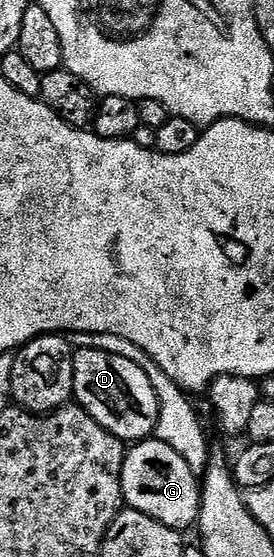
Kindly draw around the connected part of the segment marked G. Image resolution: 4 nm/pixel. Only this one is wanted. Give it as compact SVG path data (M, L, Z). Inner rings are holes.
M150 438L137 443L125 453L123 470L121 471L121 495L124 503L130 508L139 510L139 514L147 514L147 518L155 518L155 522L163 522L163 526L174 528L184 533L201 519L201 486L198 473L187 466L180 454L175 454L167 442Z

